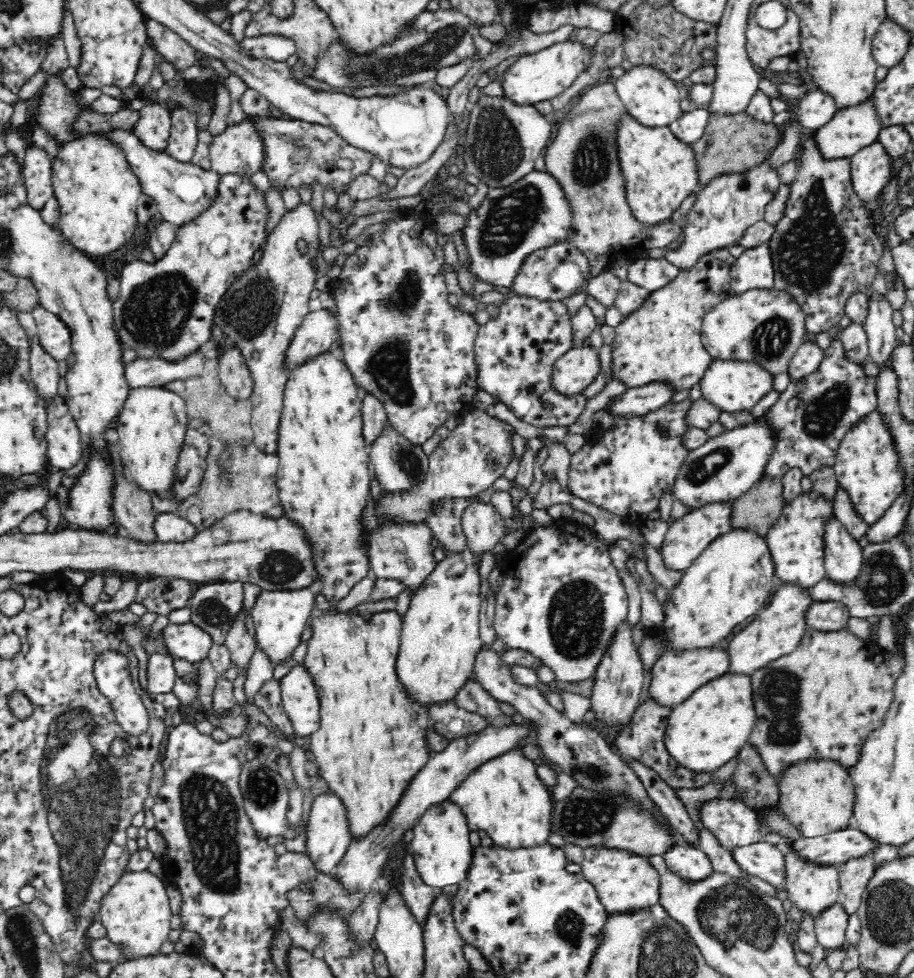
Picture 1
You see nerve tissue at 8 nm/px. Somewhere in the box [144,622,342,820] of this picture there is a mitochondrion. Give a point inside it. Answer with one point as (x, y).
(262, 788)

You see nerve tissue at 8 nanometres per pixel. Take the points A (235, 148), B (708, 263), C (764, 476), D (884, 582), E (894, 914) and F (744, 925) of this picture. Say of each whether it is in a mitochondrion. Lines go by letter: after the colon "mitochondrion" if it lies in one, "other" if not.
A: other
B: other
C: other
D: mitochondrion
E: mitochondrion
F: mitochondrion

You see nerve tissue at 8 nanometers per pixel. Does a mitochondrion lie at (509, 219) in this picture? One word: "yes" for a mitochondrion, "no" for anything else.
yes

